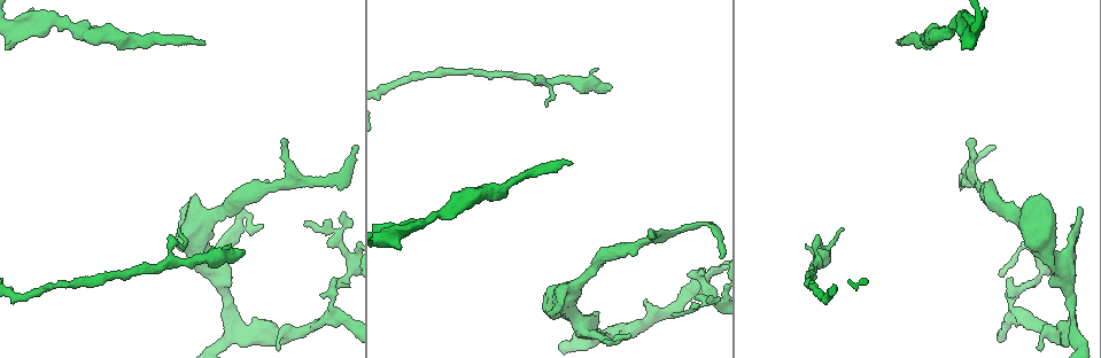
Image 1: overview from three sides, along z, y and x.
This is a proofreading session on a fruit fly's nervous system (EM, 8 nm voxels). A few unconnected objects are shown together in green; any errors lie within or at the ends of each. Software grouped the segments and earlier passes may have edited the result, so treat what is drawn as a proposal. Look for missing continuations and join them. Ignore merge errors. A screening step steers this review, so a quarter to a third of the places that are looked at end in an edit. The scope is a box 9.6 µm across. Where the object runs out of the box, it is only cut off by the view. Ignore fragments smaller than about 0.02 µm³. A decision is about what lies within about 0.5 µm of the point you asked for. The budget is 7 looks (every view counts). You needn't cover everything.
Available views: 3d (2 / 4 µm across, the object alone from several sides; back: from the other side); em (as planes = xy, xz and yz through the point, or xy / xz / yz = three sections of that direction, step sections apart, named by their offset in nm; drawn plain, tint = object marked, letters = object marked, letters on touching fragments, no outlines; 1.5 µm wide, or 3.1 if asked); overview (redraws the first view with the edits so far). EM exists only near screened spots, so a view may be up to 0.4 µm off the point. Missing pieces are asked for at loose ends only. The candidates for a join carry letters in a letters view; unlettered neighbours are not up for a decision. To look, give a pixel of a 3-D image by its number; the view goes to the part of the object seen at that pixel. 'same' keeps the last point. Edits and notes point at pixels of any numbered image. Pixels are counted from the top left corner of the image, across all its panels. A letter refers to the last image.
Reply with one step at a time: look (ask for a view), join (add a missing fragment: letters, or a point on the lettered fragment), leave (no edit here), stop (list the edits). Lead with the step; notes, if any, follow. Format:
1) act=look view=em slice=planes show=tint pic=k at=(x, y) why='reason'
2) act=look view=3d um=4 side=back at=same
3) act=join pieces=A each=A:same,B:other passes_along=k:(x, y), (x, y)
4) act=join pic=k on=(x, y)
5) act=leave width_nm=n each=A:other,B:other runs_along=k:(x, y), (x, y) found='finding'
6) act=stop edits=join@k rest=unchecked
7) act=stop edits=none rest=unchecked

act=look view=em slice=xz step=4 show=letters pic=1 at=(345, 212) why='branch stops here'

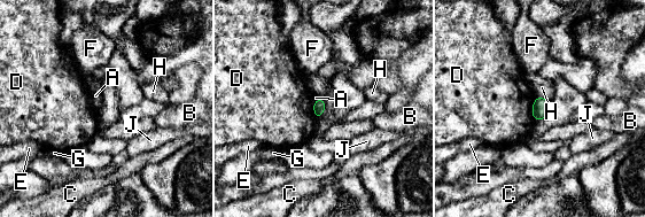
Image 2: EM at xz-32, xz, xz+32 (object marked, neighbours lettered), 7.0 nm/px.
act=look view=em slice=xy step=8 show=letters at=same

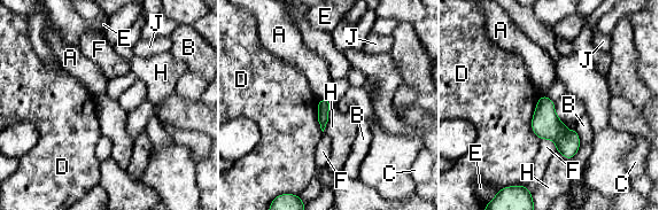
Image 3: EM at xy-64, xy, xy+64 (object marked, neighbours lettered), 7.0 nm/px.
act=leave longest_contact=D:300nm each=A:other,B:other,C:other,D:other,E:other,F:other,H:other,J:other border=3:(326, 96), (319, 100) found='none of them fits'

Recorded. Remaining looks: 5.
act=look view=3d um=2 pic=1 at=(544, 104) why='branch stops here'

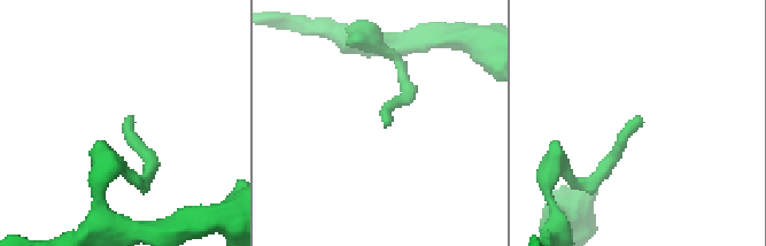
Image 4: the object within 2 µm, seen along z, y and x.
act=look view=em slice=xz step=8 show=letters pic=4 at=(130, 118)

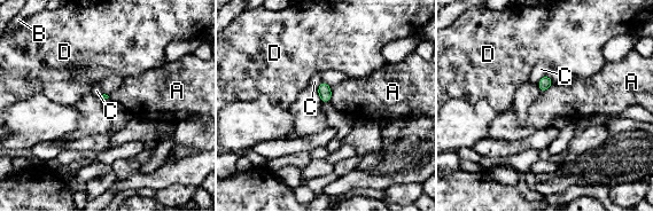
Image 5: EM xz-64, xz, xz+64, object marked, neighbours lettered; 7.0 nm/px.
act=leave each=A:other,B:other,C:other,D:other found='no lettered fragment goes on from it'

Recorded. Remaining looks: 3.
act=look view=em slice=xz step=4 show=letters pic=1 at=(572, 162) why='an open end'

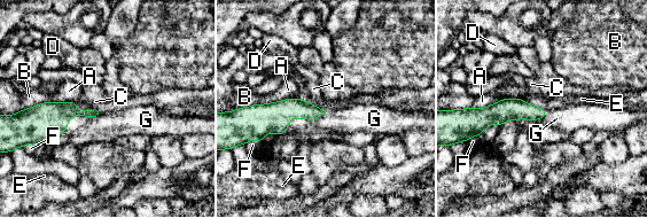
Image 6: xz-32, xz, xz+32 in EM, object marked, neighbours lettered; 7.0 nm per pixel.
act=look view=em slice=planes show=letters at=same

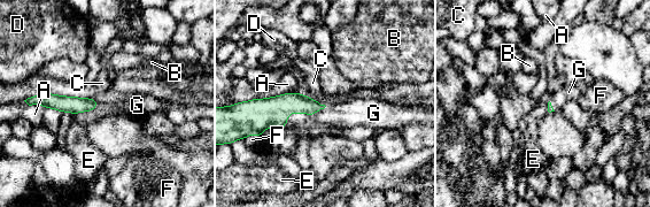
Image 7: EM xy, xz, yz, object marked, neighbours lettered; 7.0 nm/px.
act=join pieces=G longest_contact=A:280nm each=A:other,B:other,C:other,D:other,E:other,F:other,G:same found='the neuron continues'

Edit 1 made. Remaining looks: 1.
act=stop edits=join@7 rest=unchecked

